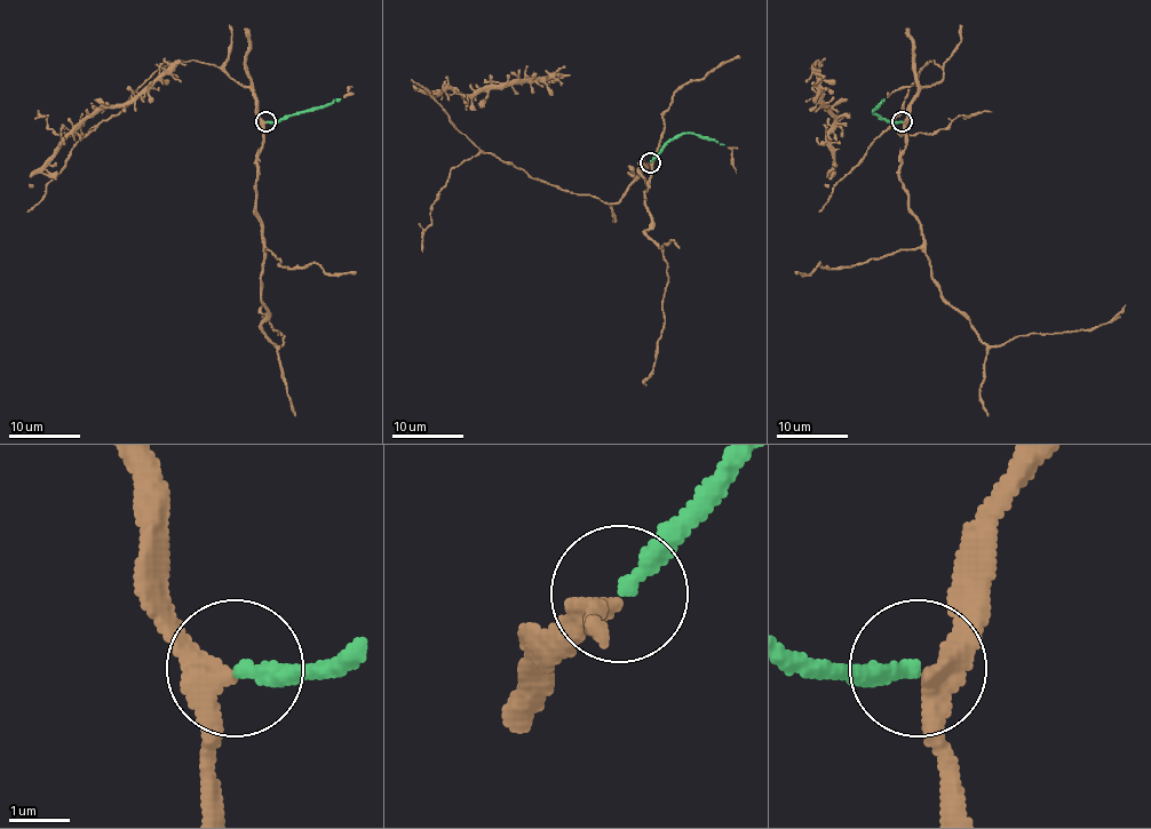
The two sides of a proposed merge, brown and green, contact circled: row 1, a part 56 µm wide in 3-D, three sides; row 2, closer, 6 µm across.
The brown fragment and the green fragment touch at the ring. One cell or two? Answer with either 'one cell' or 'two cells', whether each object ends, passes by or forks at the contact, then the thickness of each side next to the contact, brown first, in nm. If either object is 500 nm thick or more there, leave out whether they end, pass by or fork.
one cell | brown passes by | green ends | 380/280 nm

